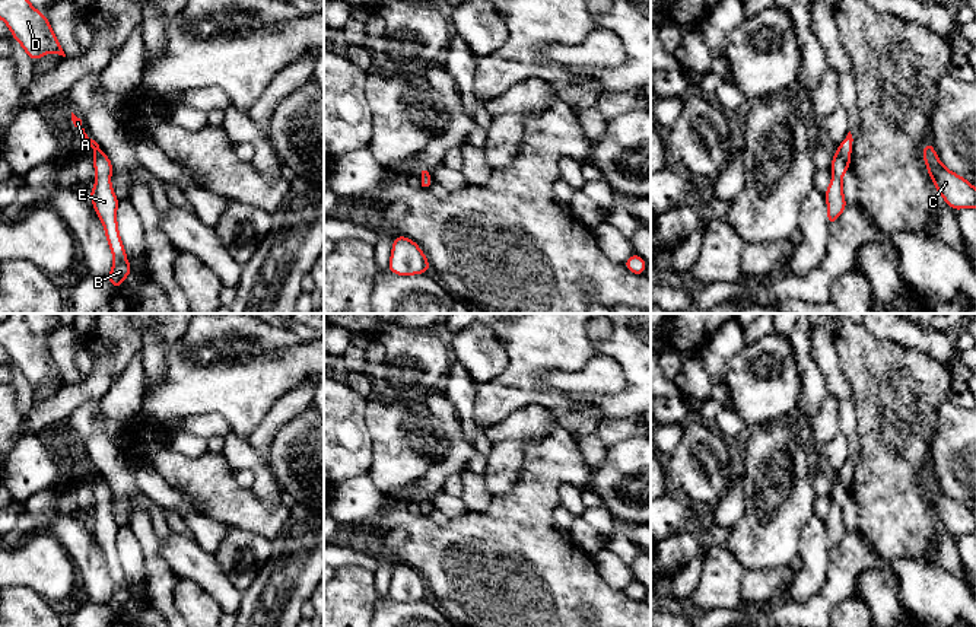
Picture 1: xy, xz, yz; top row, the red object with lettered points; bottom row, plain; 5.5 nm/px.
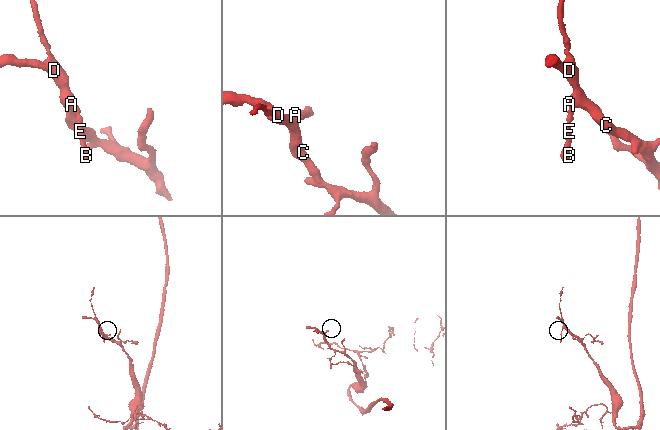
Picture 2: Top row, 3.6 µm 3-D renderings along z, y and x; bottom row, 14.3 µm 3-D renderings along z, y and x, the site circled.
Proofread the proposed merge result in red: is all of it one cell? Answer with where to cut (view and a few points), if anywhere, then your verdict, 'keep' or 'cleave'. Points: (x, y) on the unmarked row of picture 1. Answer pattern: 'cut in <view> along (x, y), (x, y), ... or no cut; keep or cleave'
no cut; keep

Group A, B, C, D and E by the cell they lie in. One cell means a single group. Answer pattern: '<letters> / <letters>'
A B C D E

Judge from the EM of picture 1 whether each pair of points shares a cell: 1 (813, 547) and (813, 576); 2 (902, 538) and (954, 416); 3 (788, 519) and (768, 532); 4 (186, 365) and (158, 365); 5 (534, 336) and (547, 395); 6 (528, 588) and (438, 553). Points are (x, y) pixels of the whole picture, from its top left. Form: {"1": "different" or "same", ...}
{"1": "same", "2": "different", "3": "same", "4": "different", "5": "same", "6": "same"}

